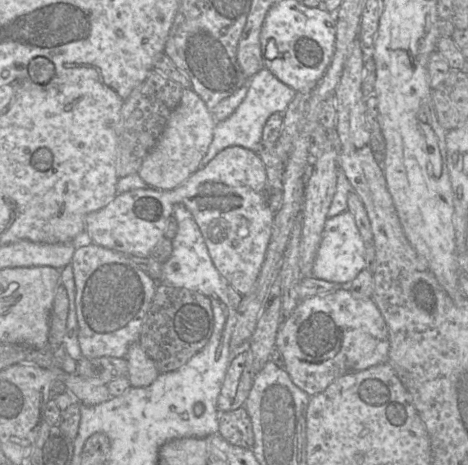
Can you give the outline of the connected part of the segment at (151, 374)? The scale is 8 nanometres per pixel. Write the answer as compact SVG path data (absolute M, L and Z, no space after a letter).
M138 341L129 346L126 360L128 362L126 376L132 387L149 386L160 374Z

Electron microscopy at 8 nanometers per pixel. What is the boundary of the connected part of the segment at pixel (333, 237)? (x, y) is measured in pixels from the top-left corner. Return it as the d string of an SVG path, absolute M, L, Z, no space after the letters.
M347 210L329 217L324 225L322 239L311 269L317 279L347 286L365 268L365 242L353 215Z

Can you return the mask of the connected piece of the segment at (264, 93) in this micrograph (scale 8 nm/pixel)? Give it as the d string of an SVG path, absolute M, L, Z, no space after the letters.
M263 67L245 84L229 97L221 100L212 111L216 120L213 139L200 162L206 166L220 151L230 146L241 146L255 153L261 149L262 133L267 119L273 113L284 113L296 91L281 82L267 68Z

